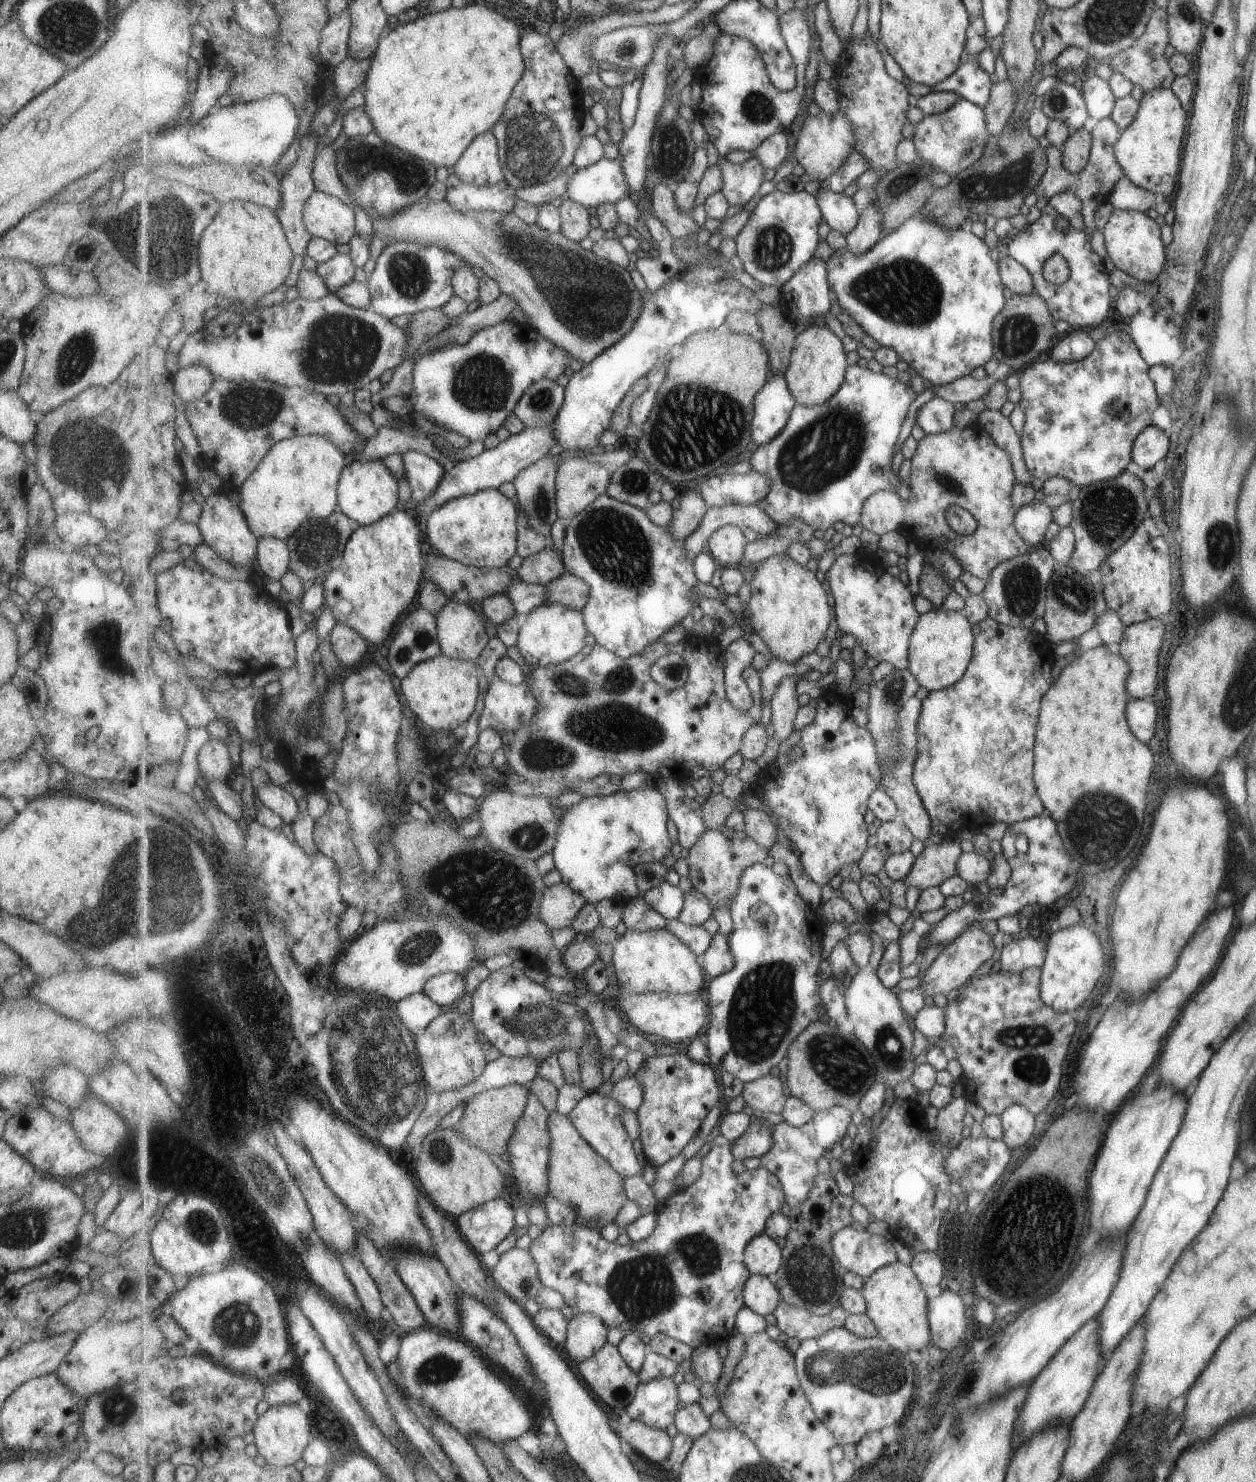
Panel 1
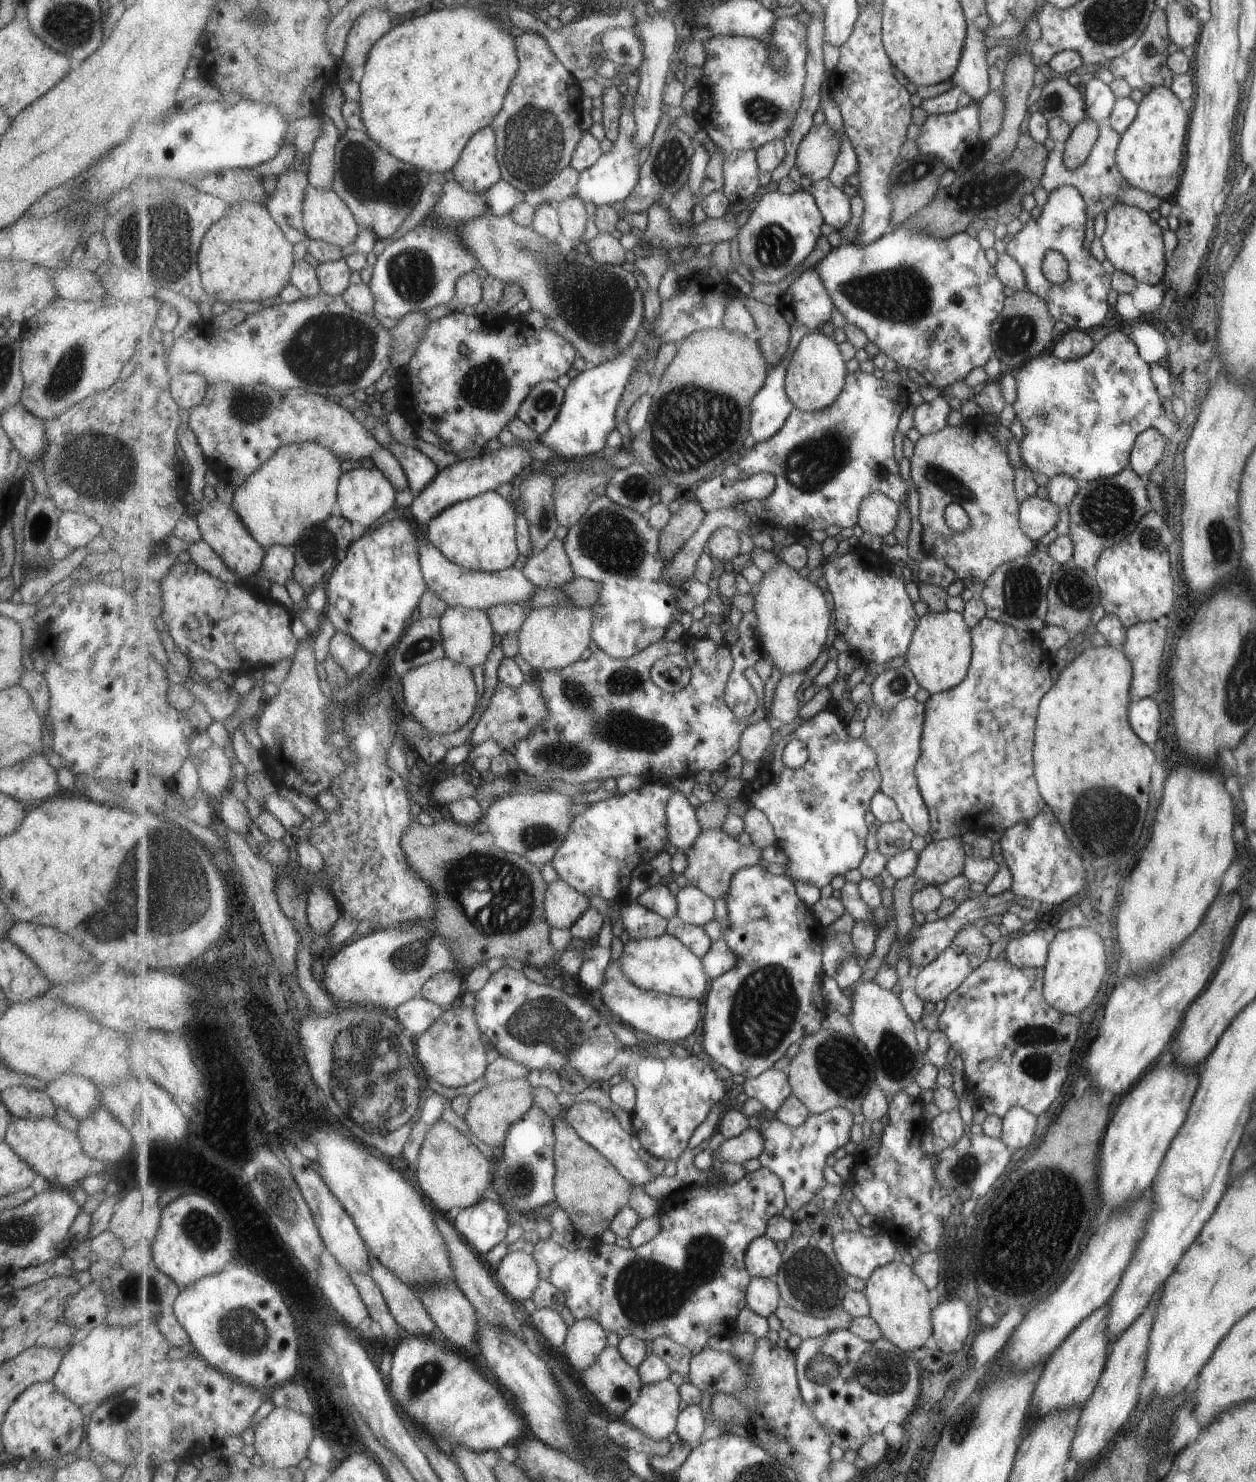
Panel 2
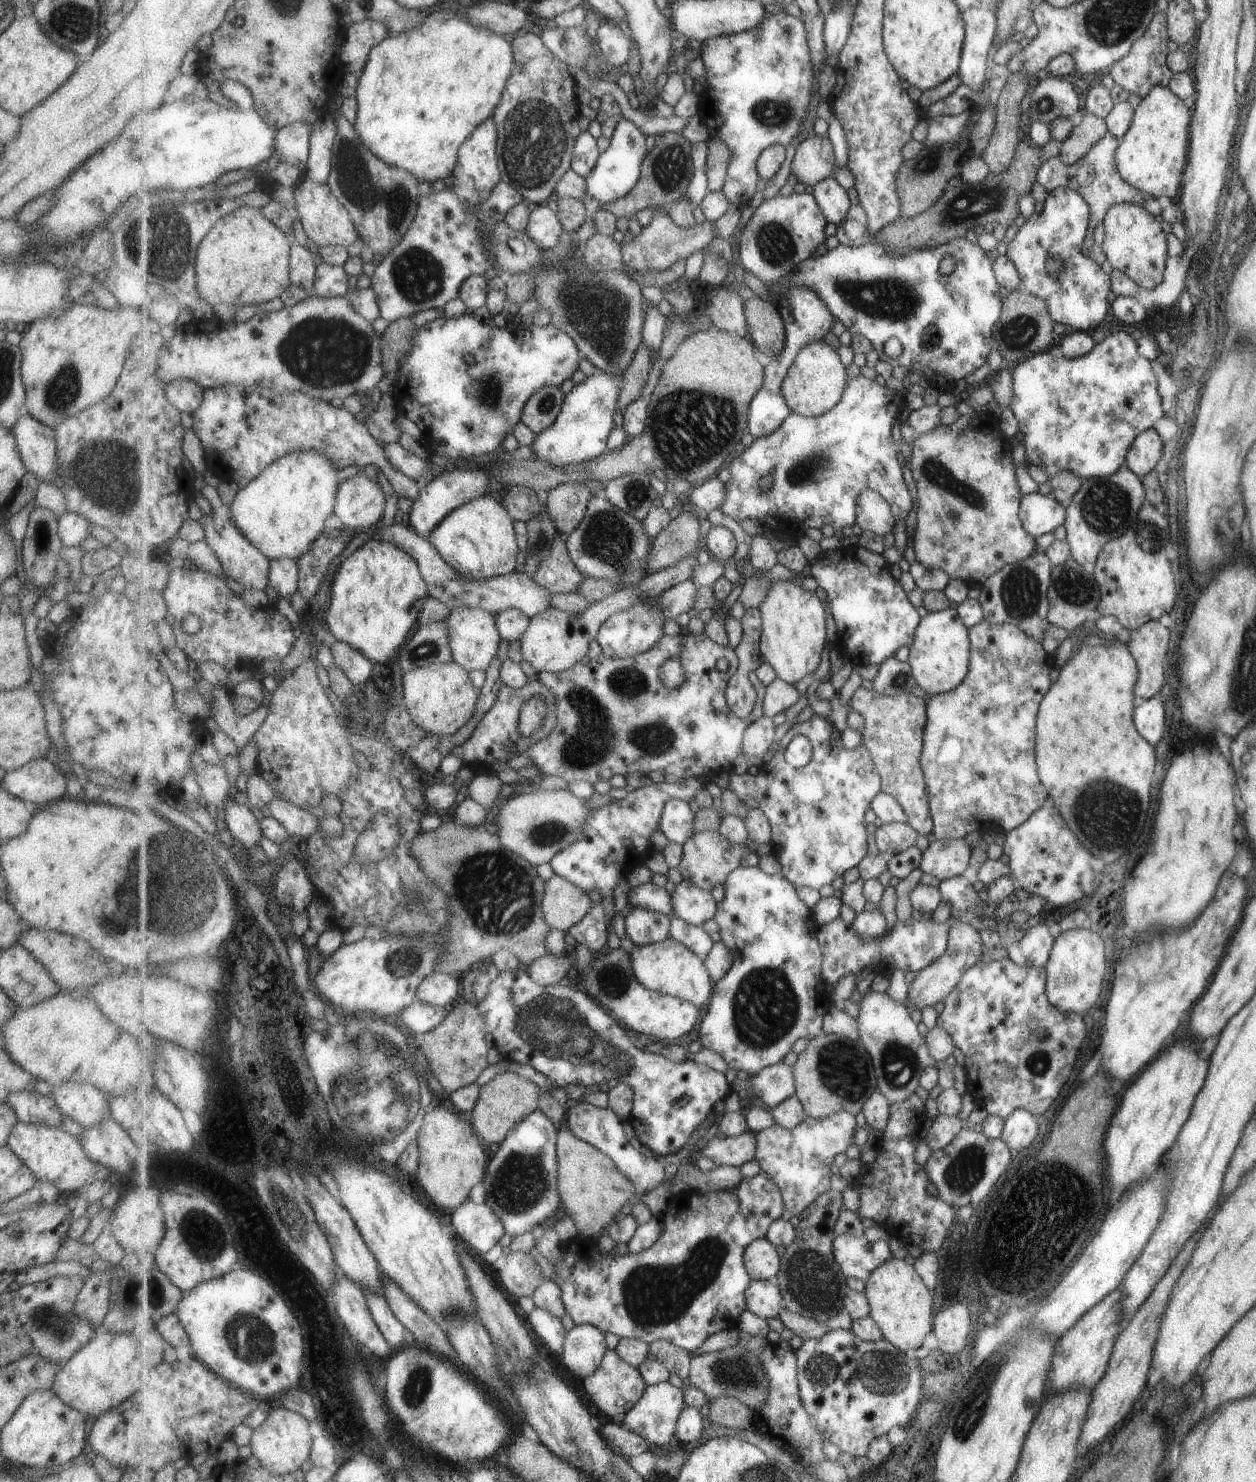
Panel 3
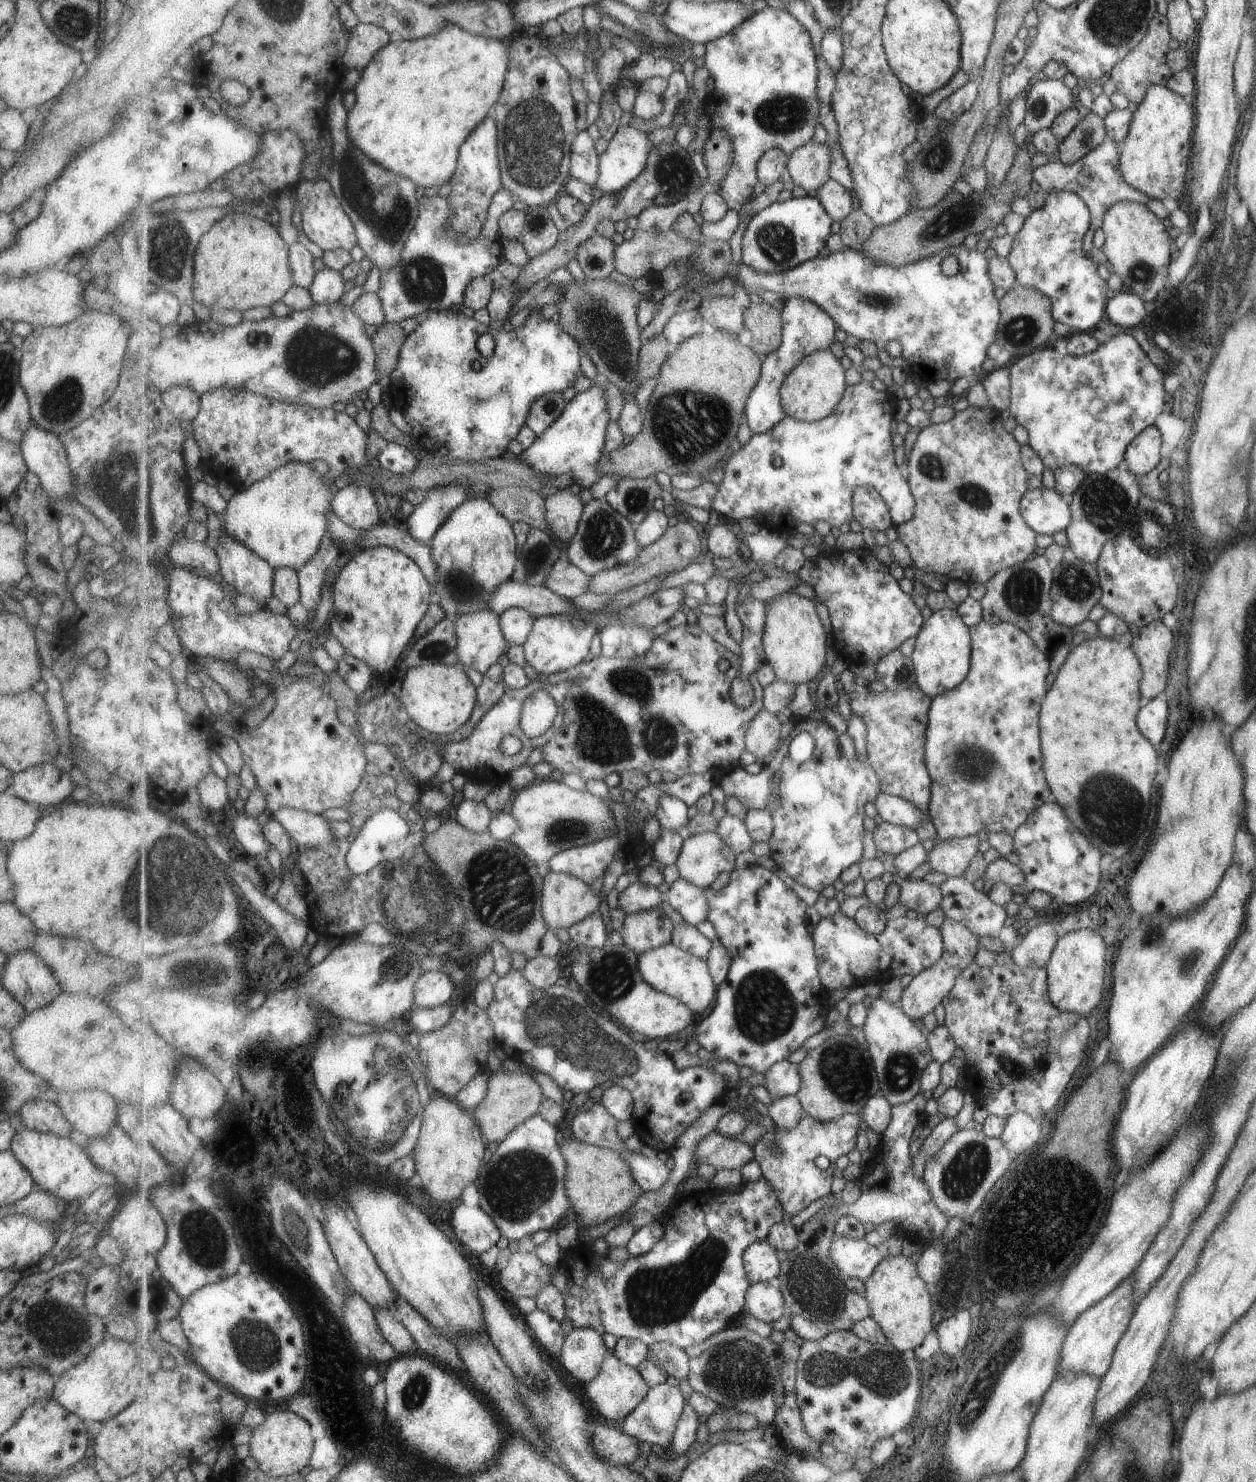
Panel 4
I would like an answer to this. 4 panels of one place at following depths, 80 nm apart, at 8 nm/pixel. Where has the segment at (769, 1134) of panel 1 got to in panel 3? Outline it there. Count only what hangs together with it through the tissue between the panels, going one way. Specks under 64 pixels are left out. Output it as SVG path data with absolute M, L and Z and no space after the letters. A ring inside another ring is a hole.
M747 1130L736 1137L726 1136L719 1139L714 1136L707 1141L706 1146L700 1145L698 1148L717 1167L723 1165L742 1167L756 1158L758 1147L756 1134Z

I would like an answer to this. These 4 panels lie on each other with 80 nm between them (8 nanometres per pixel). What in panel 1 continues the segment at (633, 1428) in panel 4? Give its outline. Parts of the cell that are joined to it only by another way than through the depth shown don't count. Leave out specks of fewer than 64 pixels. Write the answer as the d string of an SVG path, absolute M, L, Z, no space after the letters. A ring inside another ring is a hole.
M672 1377L642 1381L638 1394L625 1412L633 1421L664 1431L676 1424L676 1412L681 1408L678 1385Z

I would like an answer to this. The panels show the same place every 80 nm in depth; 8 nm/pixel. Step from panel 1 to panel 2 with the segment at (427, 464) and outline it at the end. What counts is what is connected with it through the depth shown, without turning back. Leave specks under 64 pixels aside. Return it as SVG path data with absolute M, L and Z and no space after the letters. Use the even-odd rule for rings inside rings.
M393 442L389 447L401 461L412 493L415 497L419 496L428 484L434 482L440 471L439 465L419 448L408 447L397 442Z

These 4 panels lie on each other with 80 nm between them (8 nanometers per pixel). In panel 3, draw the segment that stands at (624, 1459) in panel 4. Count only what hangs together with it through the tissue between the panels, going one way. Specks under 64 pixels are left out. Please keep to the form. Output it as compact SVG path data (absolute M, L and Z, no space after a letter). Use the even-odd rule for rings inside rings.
M614 1420L613 1423L598 1426L598 1429L605 1442L617 1454L623 1455L628 1460L649 1451L650 1442L636 1432L628 1431L620 1421Z

